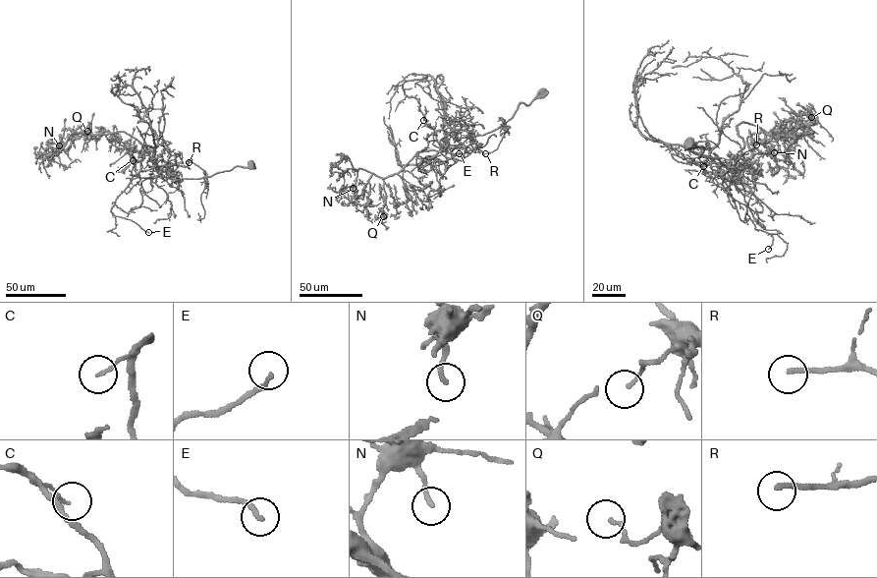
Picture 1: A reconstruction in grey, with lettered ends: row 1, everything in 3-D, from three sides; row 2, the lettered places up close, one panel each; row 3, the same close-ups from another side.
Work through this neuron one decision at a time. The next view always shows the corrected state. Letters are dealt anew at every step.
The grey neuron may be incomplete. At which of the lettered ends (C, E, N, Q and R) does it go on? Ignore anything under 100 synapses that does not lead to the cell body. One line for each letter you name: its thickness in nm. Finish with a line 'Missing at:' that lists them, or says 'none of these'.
Missing at: none of these

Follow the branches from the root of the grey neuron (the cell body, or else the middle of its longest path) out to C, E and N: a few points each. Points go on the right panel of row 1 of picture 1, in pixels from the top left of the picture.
C: (687, 143), (694, 147), (702, 147), (700, 156), (718, 159), (736, 171), (736, 175), (721, 185), (703, 166)
E: (687, 143), (735, 176), (745, 163), (734, 182), (759, 224), (778, 231), (768, 249)
N: (687, 143), (735, 176), (745, 163), (736, 127), (740, 123), (763, 131), (747, 138), (753, 153), (774, 152)

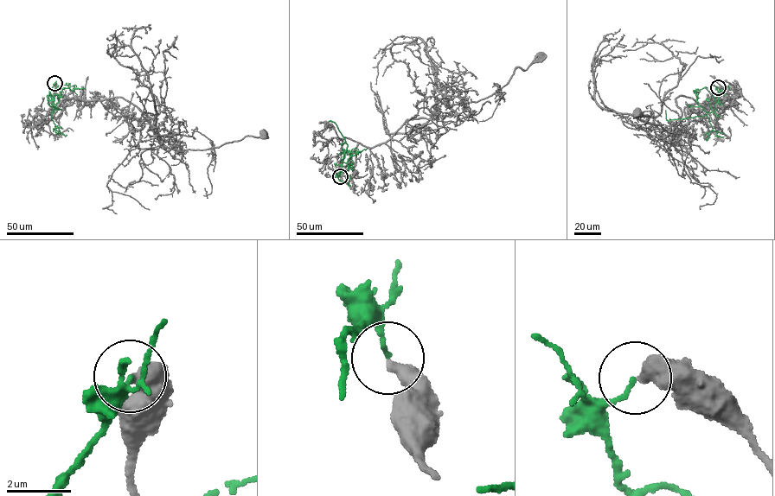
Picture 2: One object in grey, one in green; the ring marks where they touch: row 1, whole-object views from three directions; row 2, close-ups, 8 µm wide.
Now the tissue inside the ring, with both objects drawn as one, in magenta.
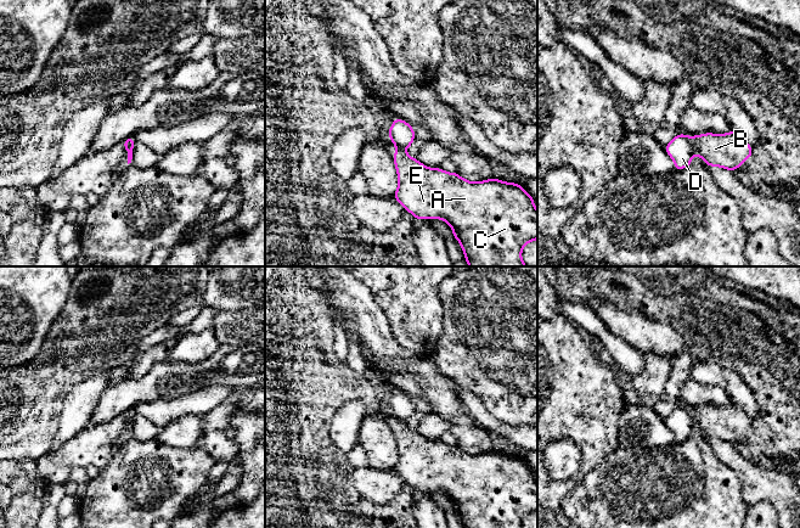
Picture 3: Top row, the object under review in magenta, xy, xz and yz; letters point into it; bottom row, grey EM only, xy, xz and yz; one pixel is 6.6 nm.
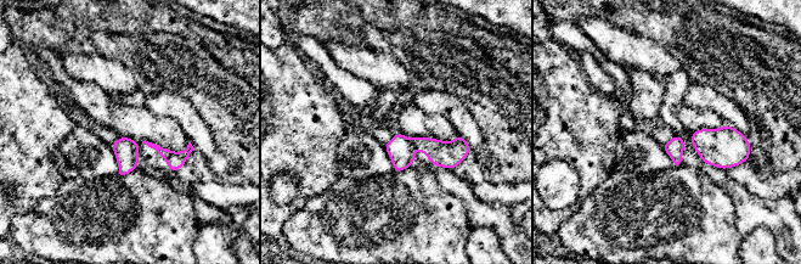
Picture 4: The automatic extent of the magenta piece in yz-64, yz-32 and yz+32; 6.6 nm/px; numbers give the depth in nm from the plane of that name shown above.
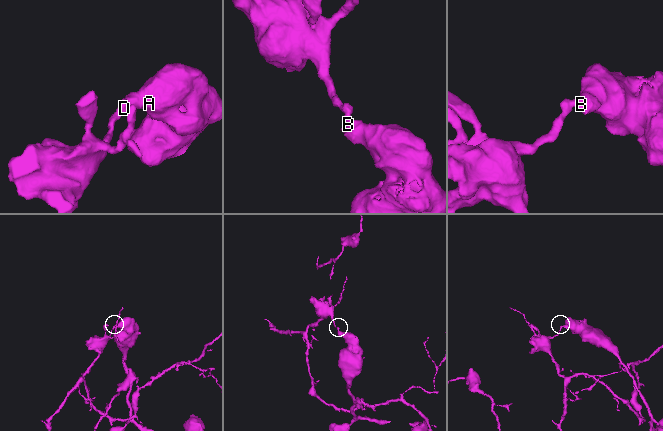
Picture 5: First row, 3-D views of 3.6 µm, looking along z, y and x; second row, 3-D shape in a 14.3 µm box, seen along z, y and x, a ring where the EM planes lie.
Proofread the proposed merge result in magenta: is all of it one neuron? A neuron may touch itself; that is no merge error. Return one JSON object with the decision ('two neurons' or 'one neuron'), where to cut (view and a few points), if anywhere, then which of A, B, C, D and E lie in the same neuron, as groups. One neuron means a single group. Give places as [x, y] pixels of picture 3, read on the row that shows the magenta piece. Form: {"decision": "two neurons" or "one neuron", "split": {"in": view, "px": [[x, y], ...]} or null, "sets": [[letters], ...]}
{"decision": "two neurons", "split": {"in": "yz", "px": [[687, 136], [694, 150]]}, "sets": [["A", "B", "C", "E"], ["D"]]}

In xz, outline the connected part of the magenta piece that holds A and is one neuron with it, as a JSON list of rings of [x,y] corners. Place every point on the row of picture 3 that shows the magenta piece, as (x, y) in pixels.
[[[396,147],[394,165],[398,173],[399,186],[394,197],[405,210],[418,219],[443,219],[450,225],[453,237],[460,242],[464,260],[469,266],[528,266],[522,260],[523,247],[537,240],[537,210],[533,198],[522,185],[501,181],[496,178],[472,182],[456,172],[447,173],[441,168],[428,168],[405,150]]]

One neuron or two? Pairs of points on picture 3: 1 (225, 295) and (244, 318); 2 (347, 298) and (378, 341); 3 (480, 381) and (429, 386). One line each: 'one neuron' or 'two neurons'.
1: two neurons
2: one neuron
3: two neurons

